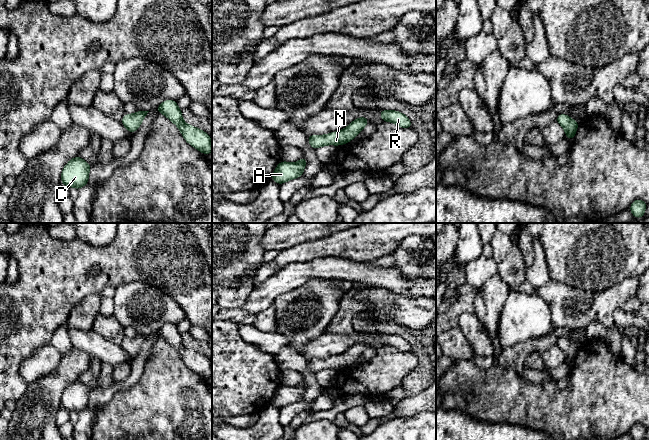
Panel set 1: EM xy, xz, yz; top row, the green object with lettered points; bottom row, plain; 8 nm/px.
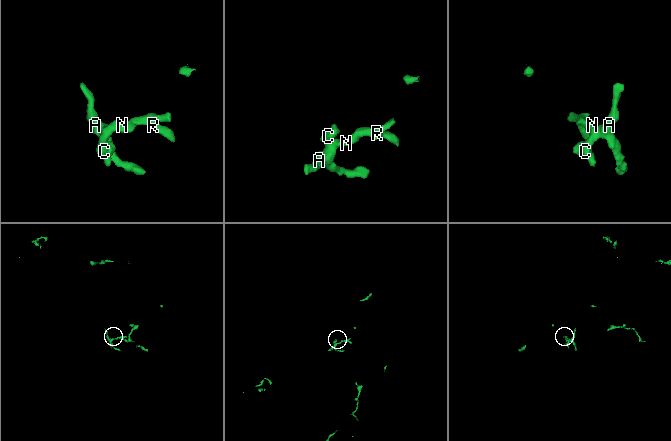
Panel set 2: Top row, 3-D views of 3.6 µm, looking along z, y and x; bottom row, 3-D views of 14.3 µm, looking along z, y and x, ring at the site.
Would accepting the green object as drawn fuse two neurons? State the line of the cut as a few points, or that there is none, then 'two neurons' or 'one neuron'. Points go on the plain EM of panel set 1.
no cut | one neuron

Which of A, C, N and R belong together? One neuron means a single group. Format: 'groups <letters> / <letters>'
groups A C N R

